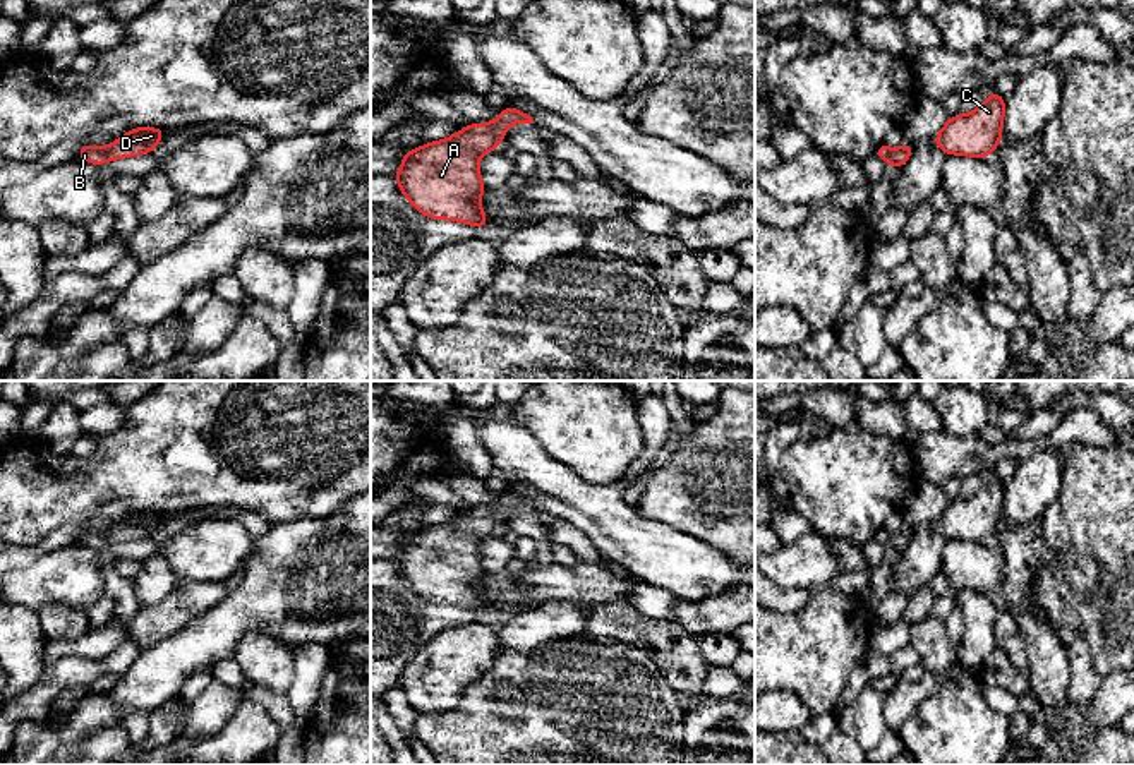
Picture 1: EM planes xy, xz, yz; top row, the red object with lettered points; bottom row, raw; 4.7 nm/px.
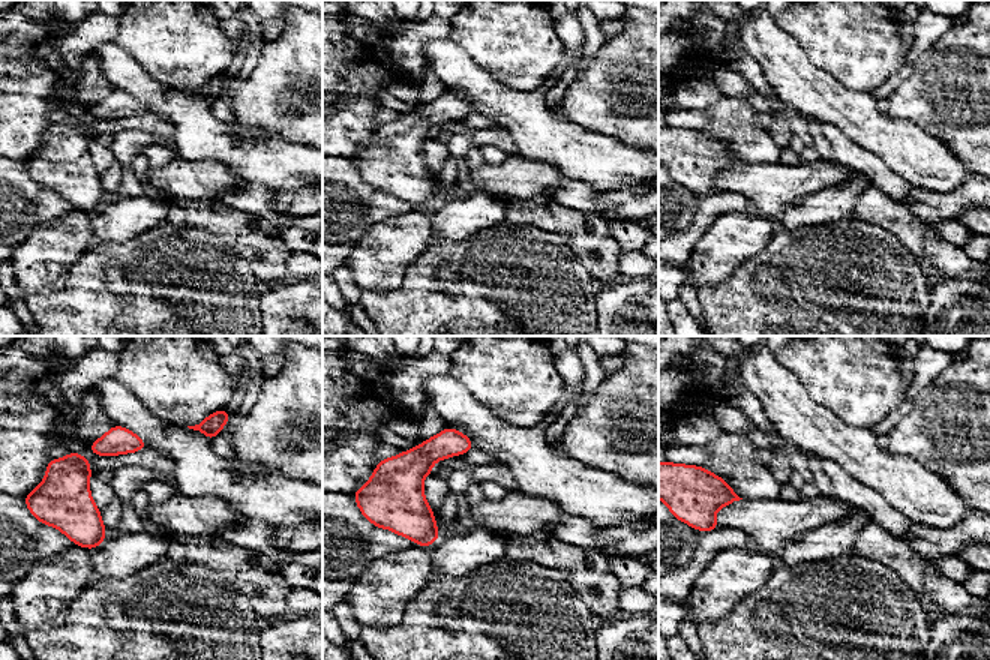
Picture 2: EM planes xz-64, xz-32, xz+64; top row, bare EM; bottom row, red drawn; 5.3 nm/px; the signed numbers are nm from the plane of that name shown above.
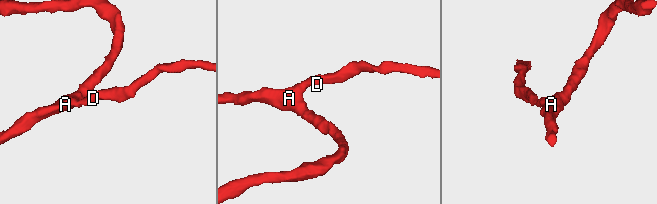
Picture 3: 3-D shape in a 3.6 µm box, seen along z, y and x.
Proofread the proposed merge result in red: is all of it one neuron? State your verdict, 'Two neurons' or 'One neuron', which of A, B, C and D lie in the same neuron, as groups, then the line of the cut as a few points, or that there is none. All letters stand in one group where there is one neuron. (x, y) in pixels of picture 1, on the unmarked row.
One neuron. Groups: A B C D. No split

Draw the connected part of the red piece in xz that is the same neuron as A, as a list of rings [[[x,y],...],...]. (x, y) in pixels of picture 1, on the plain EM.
[[[504,491],[489,508],[470,508],[448,523],[401,537],[403,551],[389,559],[407,585],[425,602],[487,612],[480,590],[487,573],[479,557],[480,540],[501,530],[510,508],[534,508],[515,491]]]

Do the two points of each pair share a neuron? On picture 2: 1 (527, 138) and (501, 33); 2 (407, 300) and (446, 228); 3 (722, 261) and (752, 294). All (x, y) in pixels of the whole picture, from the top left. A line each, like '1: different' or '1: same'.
1: different
2: different
3: different

